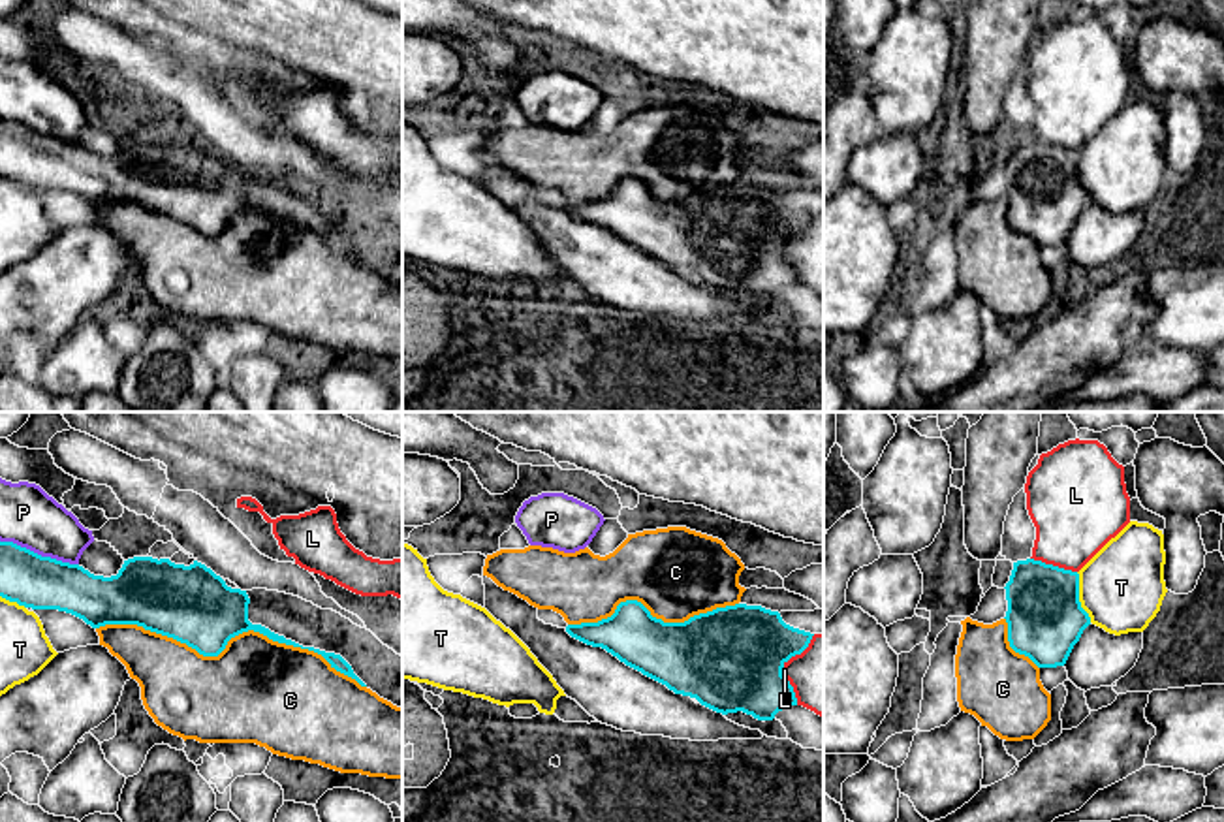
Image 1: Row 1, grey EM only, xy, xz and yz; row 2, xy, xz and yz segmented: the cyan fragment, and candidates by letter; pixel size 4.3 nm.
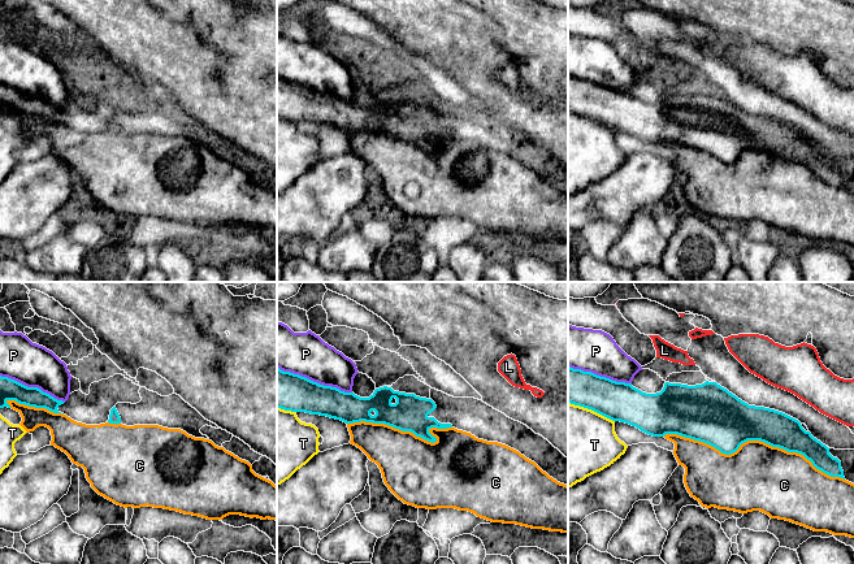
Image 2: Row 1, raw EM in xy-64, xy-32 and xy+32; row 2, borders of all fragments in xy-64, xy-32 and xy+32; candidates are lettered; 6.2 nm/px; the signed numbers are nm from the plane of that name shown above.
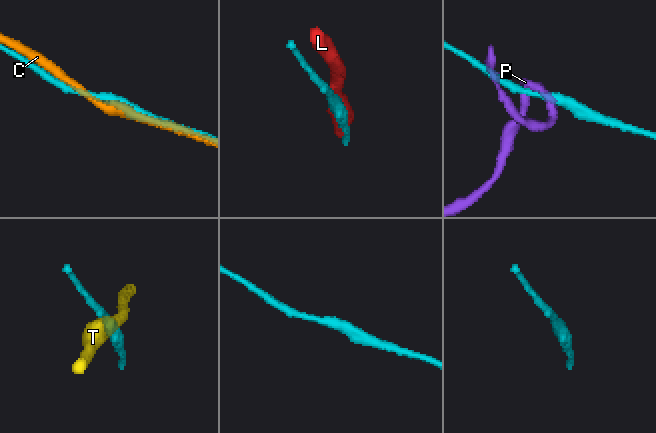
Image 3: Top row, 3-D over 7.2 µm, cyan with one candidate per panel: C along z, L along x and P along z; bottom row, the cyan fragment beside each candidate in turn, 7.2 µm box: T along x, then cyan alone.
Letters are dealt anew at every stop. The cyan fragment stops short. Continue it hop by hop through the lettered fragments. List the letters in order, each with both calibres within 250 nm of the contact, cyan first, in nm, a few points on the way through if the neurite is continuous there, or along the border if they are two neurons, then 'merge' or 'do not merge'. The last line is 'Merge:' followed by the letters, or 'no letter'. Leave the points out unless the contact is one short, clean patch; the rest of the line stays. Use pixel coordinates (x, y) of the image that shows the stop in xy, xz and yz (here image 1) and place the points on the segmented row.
C: calibres 320 and 440 nm; merge
L: calibres 320 and 380 nm; do not merge
P: calibres 220 and 260 nm; do not merge
T: calibres 320 and 360 nm; do not merge
Merge: C

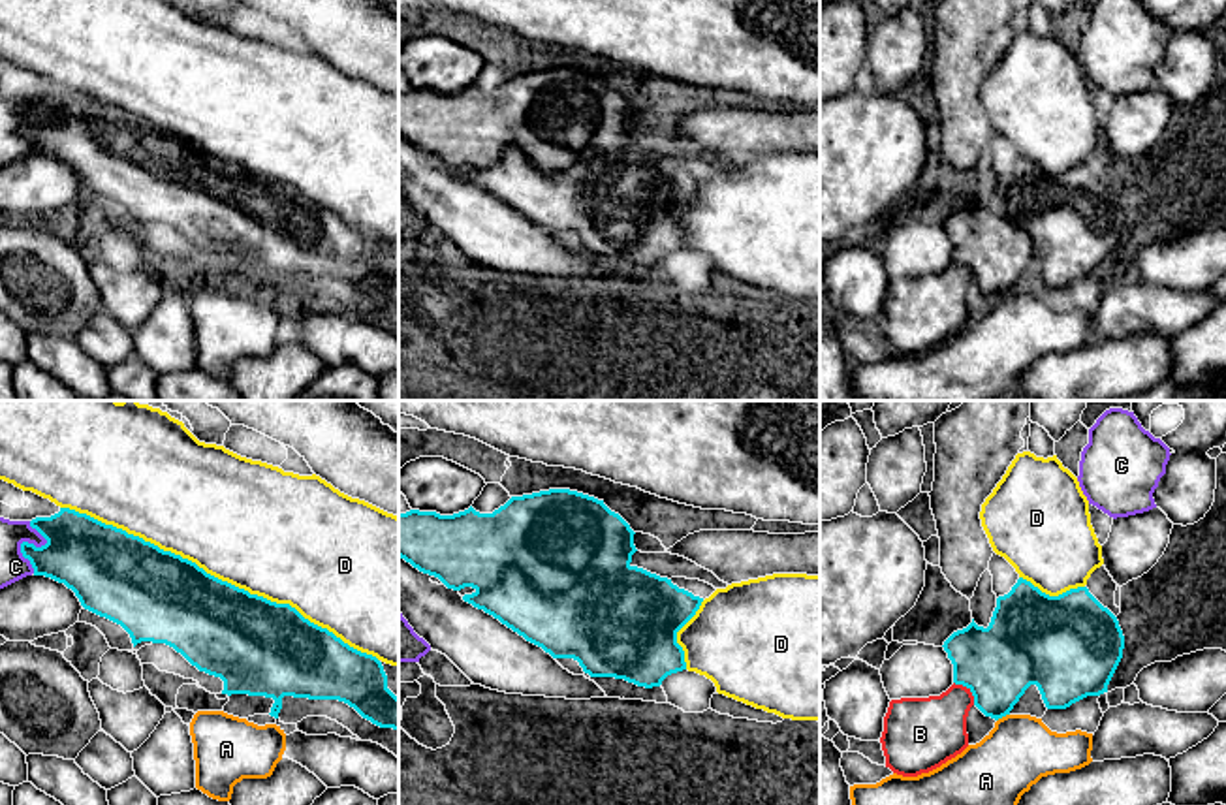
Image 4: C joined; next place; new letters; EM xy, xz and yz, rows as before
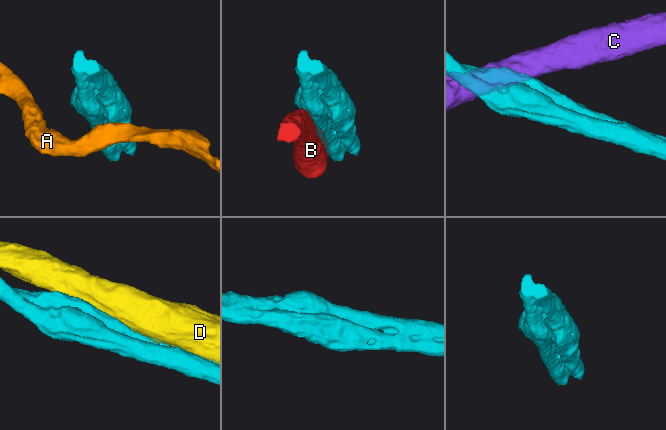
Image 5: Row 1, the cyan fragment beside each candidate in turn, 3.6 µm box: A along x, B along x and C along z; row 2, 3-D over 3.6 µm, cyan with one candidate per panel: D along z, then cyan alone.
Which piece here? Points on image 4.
A: calibres 320 and 300 nm; border yz (1008, 713), (997, 721); do not merge
B: calibres 320 and 280 nm; do not merge
C: calibres 320 and 120 nm; do not merge
D: calibres 380 and 500 nm; do not merge
Merge: no letter

